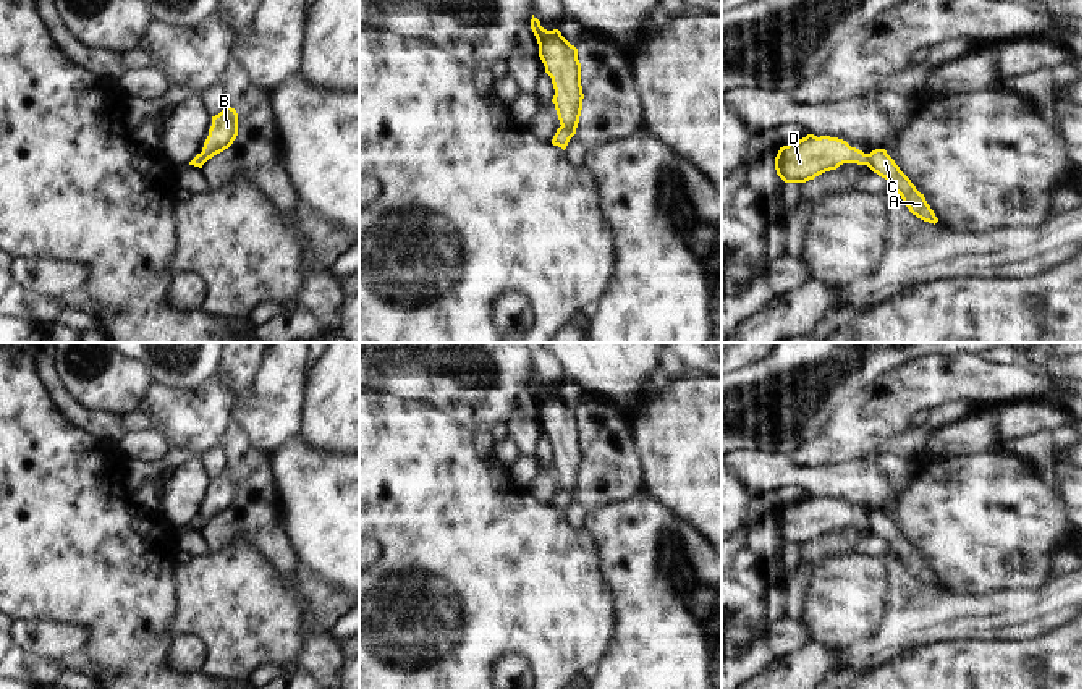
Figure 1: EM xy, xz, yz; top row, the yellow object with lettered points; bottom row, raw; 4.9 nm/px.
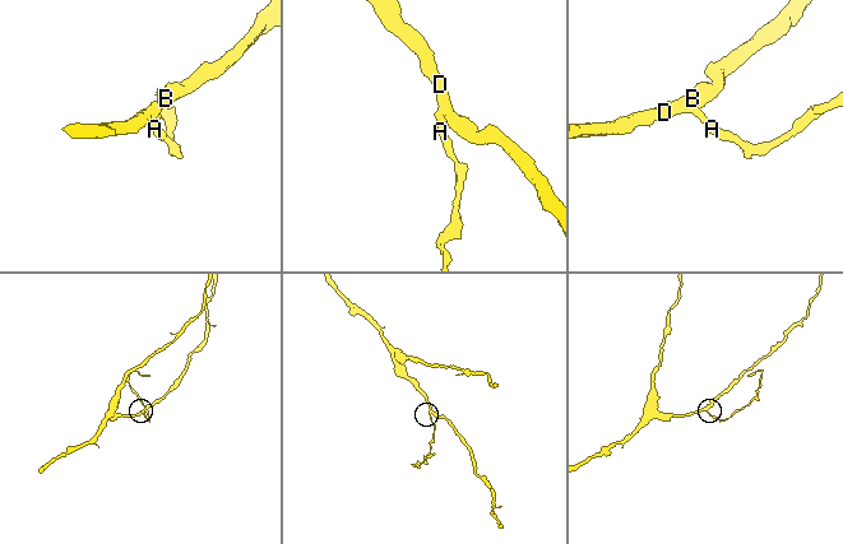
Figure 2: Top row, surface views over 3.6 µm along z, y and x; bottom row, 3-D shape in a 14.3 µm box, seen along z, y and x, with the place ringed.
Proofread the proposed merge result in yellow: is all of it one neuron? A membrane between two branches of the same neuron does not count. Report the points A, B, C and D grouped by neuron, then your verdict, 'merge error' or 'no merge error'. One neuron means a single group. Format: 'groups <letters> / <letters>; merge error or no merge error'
groups A C / B D; merge error

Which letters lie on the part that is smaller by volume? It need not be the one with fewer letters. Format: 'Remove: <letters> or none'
Remove: A, C

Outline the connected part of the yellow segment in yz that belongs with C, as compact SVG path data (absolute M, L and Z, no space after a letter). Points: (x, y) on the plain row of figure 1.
M885 511L872 513L867 519L867 529L888 543L913 577L934 587L938 584L924 556L916 552Z

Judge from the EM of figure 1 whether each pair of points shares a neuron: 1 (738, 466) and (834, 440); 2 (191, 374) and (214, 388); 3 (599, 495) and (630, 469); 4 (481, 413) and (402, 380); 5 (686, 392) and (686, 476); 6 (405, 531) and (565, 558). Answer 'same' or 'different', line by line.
1: different
2: different
3: same
4: same
5: same
6: same

